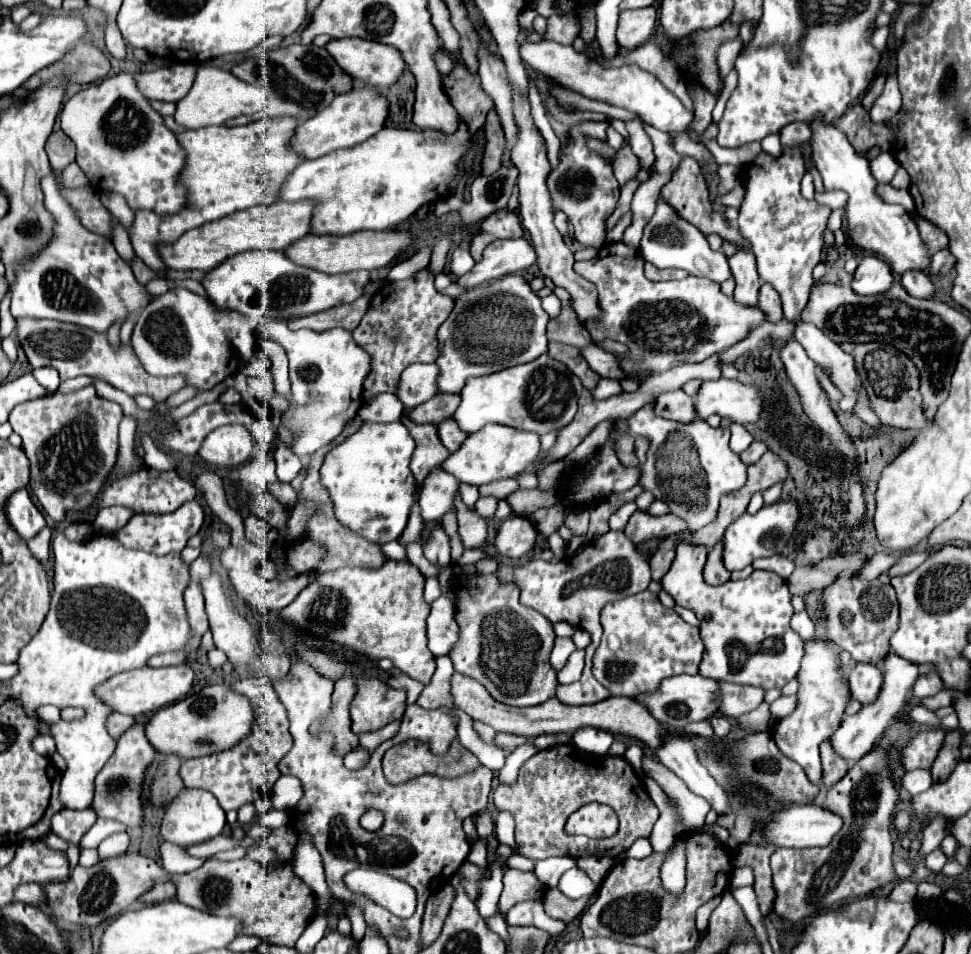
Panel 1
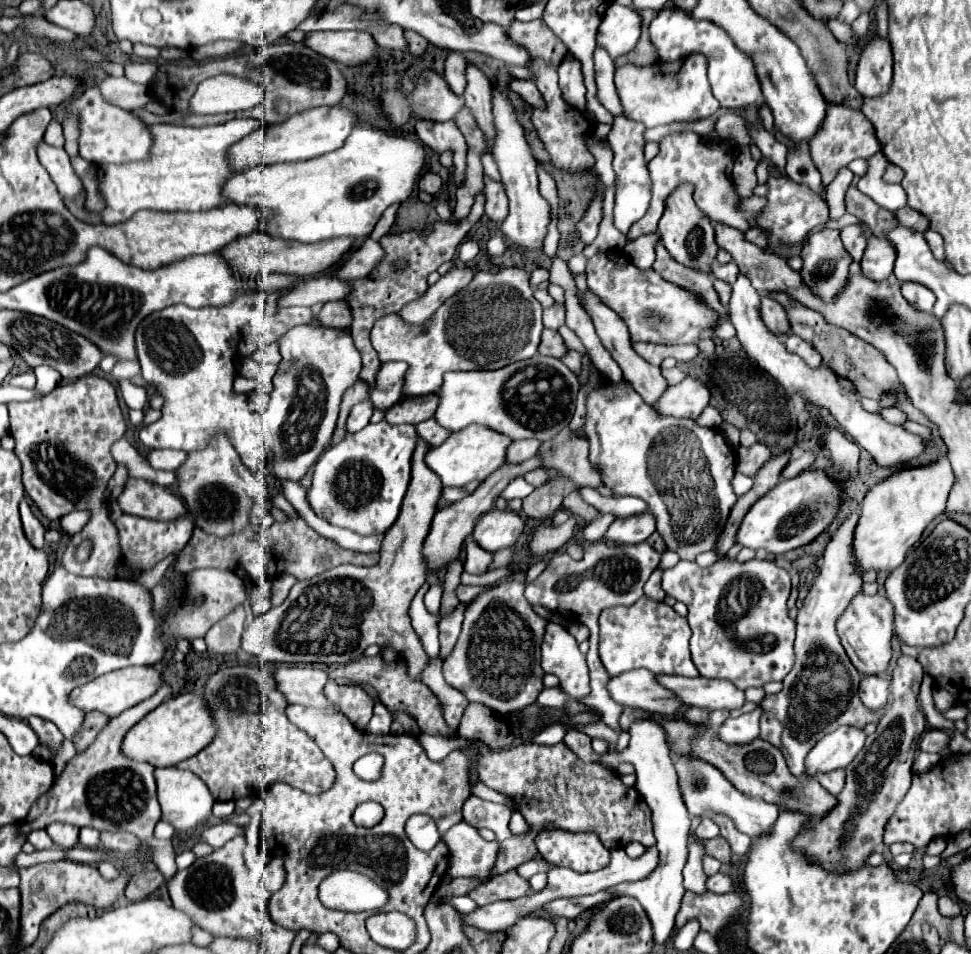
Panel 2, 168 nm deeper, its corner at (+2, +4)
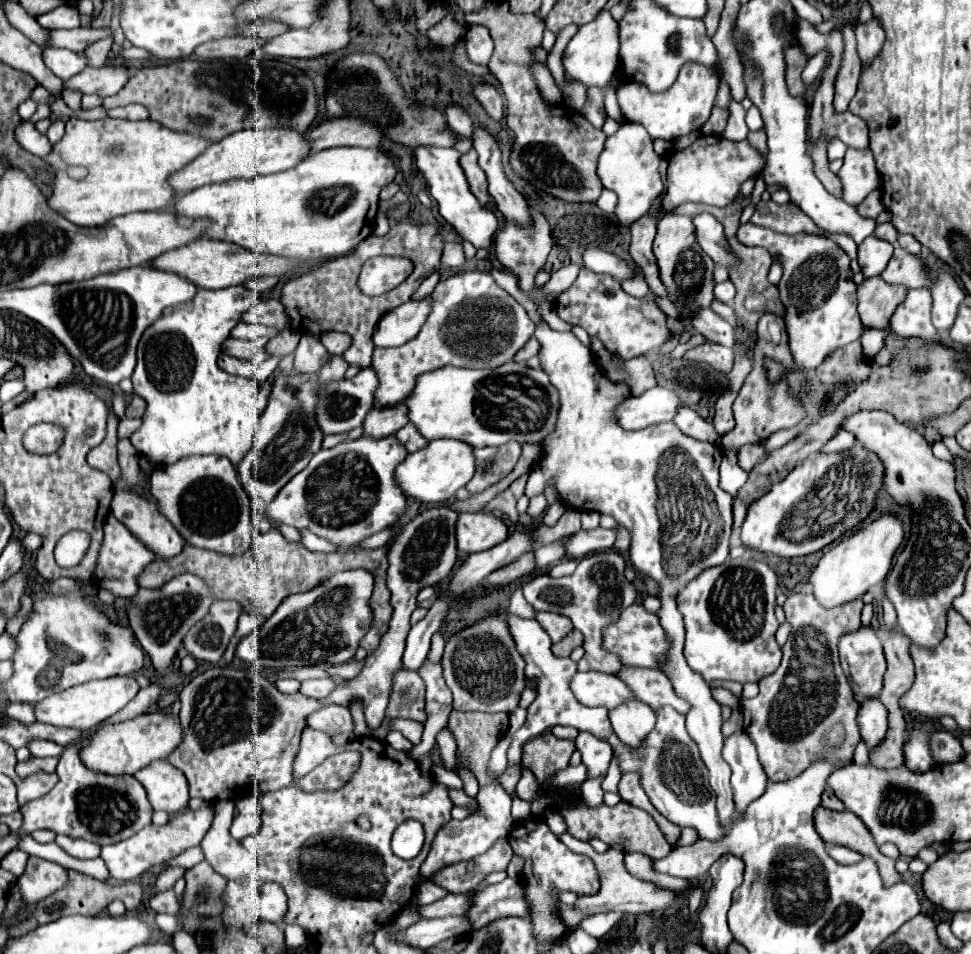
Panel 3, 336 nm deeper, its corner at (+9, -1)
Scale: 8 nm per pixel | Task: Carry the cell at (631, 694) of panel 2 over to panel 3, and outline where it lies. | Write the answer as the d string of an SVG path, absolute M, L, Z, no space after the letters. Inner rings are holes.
M578 671L570 679L570 689L574 697L588 707L614 709L620 701L632 699L632 693L628 693L628 687L624 687L616 675L598 671Z

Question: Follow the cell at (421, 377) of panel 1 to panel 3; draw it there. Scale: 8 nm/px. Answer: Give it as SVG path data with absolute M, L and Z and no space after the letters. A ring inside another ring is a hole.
M372 367L360 369L352 379L338 379L330 381L328 385L320 385L318 389L318 401L316 401L316 425L324 435L330 433L348 433L354 427L362 427L362 421L366 413L374 407L374 393L376 389L376 371Z

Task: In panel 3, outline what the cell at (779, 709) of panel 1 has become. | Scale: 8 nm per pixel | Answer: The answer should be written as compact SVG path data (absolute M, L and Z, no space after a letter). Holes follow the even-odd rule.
M738 731L724 741L724 759L732 767L736 811L744 811L764 793L768 777L756 757L756 747L752 747L752 741L748 741L744 731Z

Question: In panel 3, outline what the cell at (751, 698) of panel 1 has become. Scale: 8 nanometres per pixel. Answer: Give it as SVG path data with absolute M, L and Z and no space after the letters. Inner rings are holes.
M622 665L622 669L616 673L616 677L622 679L628 685L628 689L634 693L634 697L638 701L650 705L652 709L670 705L678 713L688 711L688 703L680 701L680 697L676 697L674 689L672 689L672 683L658 669Z

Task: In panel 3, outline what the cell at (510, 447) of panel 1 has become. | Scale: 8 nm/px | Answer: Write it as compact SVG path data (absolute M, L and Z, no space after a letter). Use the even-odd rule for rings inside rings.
M434 439L424 449L410 453L394 471L394 481L402 493L420 503L448 503L460 487L464 487L474 473L472 447L464 441Z

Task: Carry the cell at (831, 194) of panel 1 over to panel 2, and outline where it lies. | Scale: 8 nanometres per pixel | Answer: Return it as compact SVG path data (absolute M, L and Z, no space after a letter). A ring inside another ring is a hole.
M839 106L827 108L827 124L823 124L823 132L819 132L819 136L815 136L815 140L811 140L809 144L813 164L817 166L825 188L833 182L837 172L845 168L851 160L855 158L867 160L879 150L881 150L881 144L875 136L875 128L871 126L871 122L861 112L849 112L849 108L839 108Z

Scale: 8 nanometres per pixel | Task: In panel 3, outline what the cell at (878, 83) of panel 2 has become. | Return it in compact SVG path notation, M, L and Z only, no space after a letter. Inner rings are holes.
M872 17L866 23L856 23L854 25L854 35L858 41L858 55L862 65L870 65L876 59L876 53L880 53L884 45L884 29L878 17Z

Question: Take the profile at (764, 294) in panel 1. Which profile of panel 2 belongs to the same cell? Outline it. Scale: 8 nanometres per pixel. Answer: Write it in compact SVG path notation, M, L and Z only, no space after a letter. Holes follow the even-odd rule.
M771 296L761 298L761 318L763 318L763 324L775 334L789 330L789 320L787 320L785 308Z

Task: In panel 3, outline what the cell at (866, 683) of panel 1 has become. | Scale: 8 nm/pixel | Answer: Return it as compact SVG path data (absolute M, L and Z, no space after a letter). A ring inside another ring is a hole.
M880 699L862 701L862 707L858 711L858 727L860 737L868 745L868 749L878 747L888 733L888 711L880 703Z

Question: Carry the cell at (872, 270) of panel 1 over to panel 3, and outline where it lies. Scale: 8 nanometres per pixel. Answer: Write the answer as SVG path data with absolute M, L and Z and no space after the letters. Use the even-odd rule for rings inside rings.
M874 235L866 237L858 245L858 263L862 267L864 277L880 275L886 269L890 257L892 257L892 245Z

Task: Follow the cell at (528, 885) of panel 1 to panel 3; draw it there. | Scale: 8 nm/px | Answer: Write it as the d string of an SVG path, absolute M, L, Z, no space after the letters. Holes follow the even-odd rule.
M446 895L444 899L424 905L418 909L418 915L422 919L434 919L434 917L448 917L448 915L464 915L468 909L468 895Z

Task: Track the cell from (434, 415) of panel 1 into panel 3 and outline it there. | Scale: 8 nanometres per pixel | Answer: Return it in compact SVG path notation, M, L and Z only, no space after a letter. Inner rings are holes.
M398 403L394 407L374 407L366 419L364 419L364 435L372 437L372 439L382 439L388 435L394 435L396 429L404 427L408 423L408 417L404 413L404 405Z

